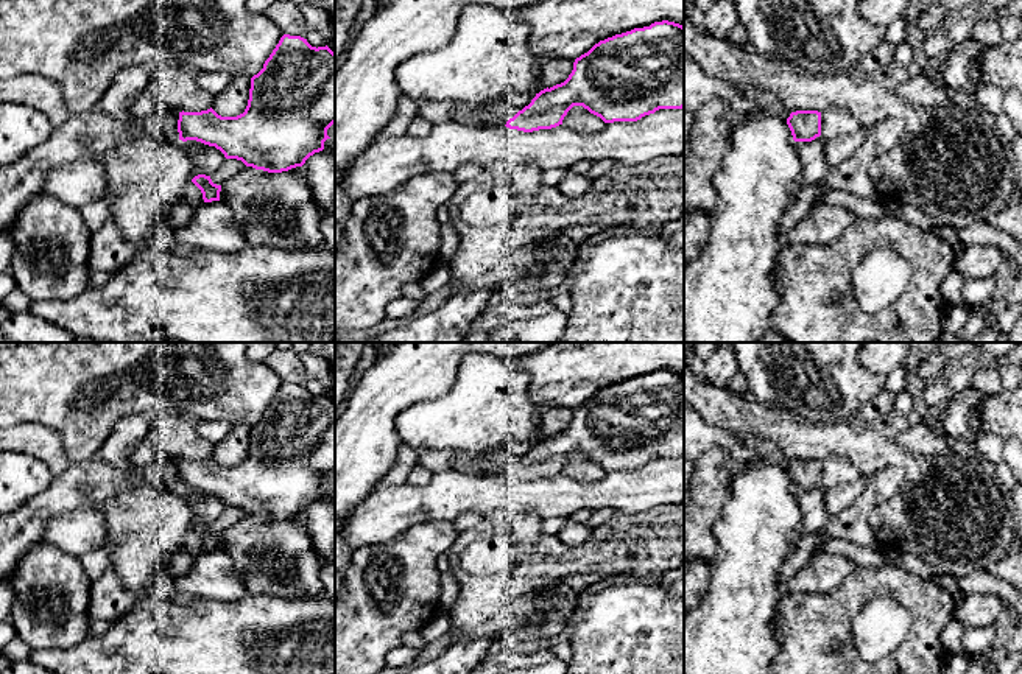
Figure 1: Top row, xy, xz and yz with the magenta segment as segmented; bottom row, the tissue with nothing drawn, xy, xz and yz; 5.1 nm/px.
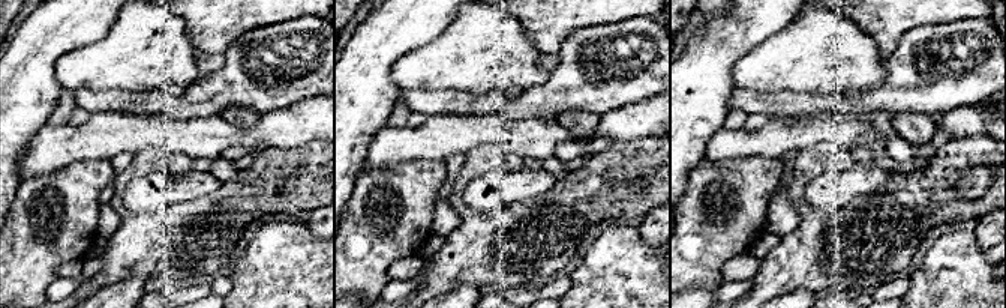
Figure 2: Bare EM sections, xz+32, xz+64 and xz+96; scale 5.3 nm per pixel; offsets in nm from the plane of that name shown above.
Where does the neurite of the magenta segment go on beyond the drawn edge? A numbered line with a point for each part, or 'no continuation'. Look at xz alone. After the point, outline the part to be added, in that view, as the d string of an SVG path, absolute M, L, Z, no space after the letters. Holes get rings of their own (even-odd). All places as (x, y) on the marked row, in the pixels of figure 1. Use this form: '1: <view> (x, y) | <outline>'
1: xz (499, 114) | M536 93L508 95L494 106L477 106L475 115L481 125L505 126L519 111L531 103Z

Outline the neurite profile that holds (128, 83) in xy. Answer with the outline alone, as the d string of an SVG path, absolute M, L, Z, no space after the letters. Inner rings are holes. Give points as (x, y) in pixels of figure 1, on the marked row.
M142 65L120 70L98 103L98 111L112 118L122 118L131 109L140 92L148 87L151 72Z

